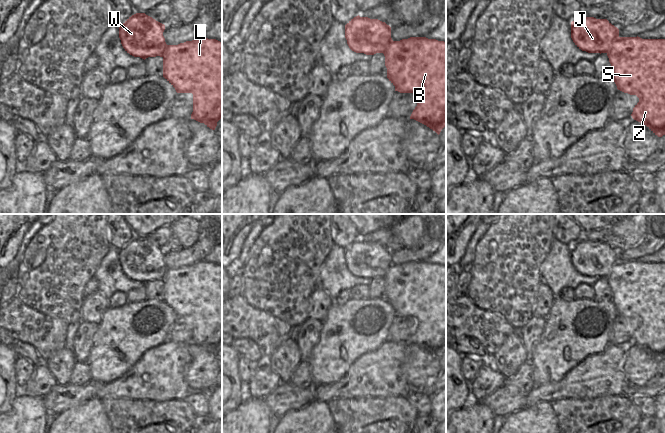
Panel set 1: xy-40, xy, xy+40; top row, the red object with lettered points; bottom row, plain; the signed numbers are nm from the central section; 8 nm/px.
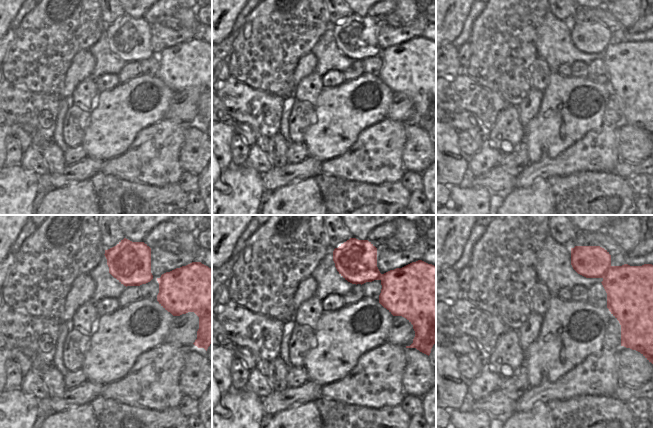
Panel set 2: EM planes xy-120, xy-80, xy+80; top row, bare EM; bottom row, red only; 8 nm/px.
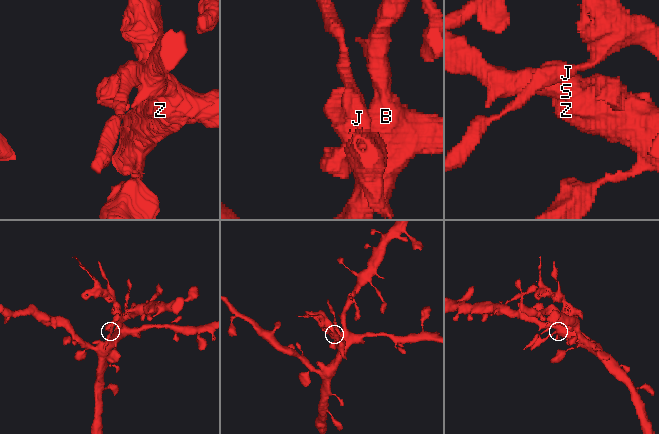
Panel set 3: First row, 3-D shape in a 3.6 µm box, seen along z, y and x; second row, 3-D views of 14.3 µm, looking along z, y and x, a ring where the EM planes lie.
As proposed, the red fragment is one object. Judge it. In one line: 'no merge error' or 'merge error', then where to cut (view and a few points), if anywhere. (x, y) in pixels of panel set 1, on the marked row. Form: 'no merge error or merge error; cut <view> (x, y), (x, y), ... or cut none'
merge error; cut xy+40 (618, 36), (607, 53)

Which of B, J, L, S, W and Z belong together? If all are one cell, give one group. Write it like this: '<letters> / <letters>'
B L S Z / J W

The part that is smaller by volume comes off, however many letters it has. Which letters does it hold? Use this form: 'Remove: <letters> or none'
Remove: J, W

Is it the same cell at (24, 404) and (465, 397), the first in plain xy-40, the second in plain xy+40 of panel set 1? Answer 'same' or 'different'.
different

